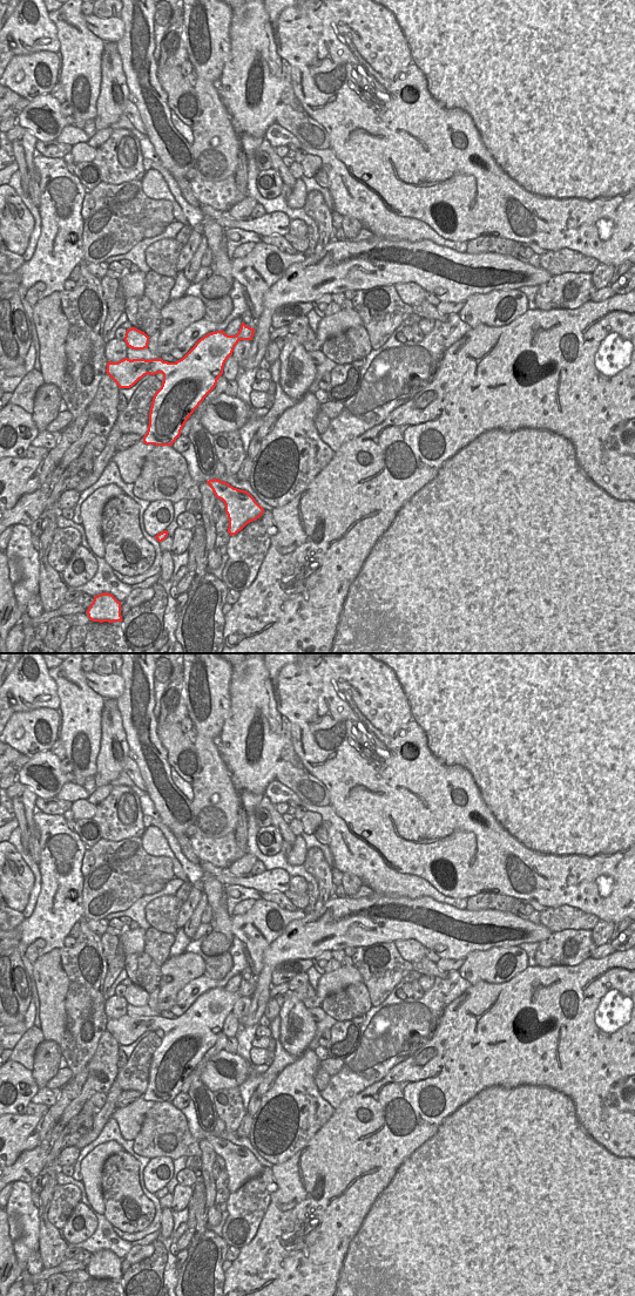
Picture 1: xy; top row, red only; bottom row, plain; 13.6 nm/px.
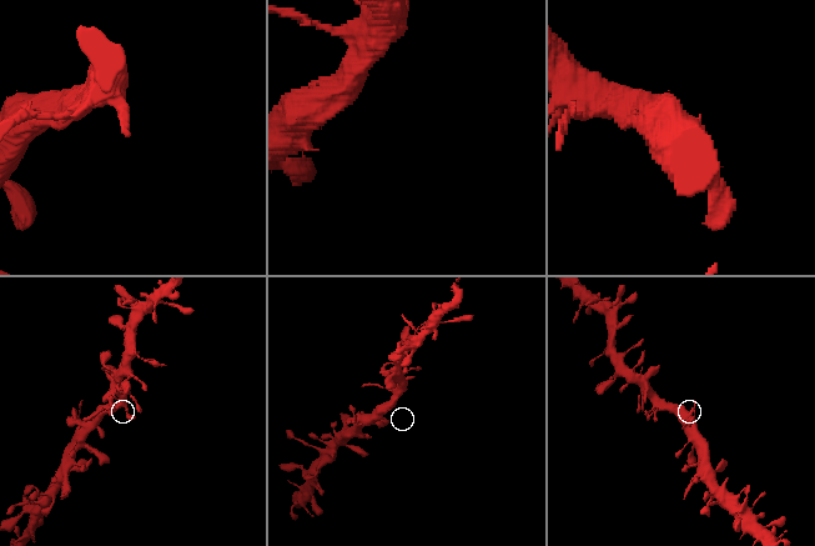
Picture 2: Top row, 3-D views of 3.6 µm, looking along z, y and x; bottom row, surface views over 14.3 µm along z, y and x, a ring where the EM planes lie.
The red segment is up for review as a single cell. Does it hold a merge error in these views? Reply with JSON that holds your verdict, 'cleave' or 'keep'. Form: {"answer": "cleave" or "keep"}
{"answer": "keep"}

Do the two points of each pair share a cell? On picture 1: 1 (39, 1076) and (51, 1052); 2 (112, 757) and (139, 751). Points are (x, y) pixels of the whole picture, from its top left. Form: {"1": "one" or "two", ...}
{"1": "one", "2": "two"}

